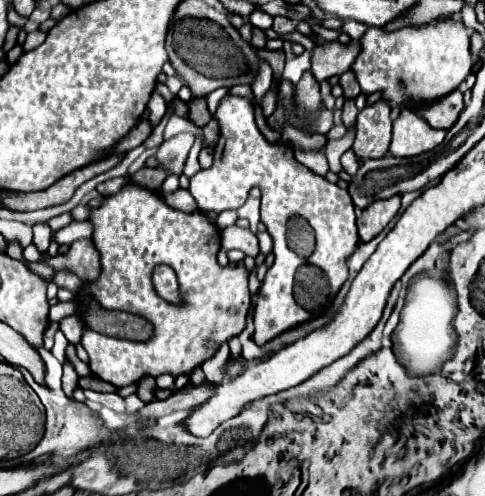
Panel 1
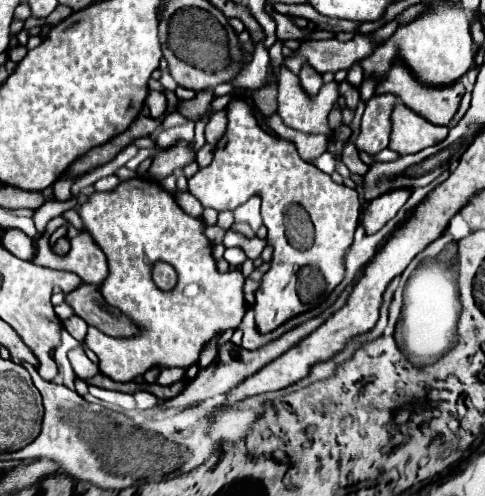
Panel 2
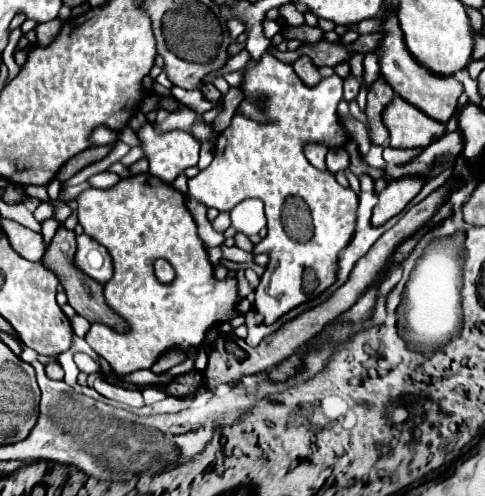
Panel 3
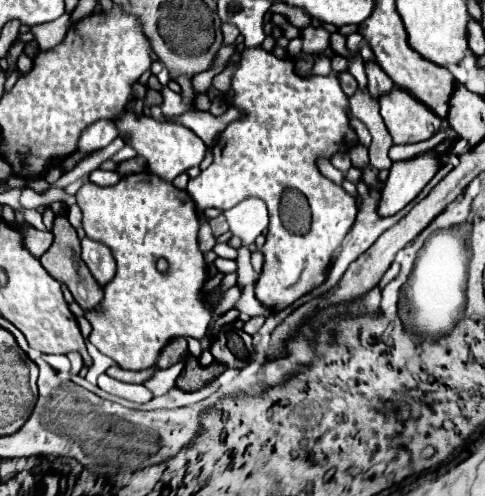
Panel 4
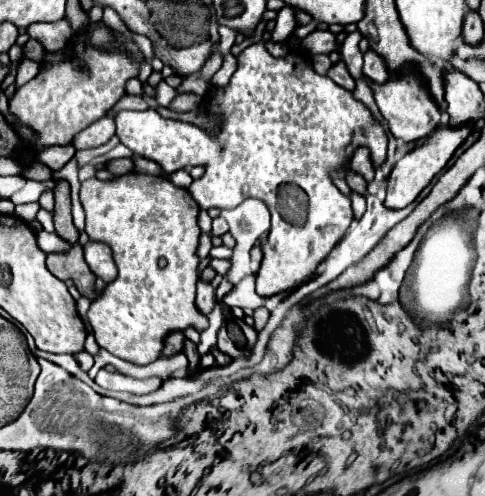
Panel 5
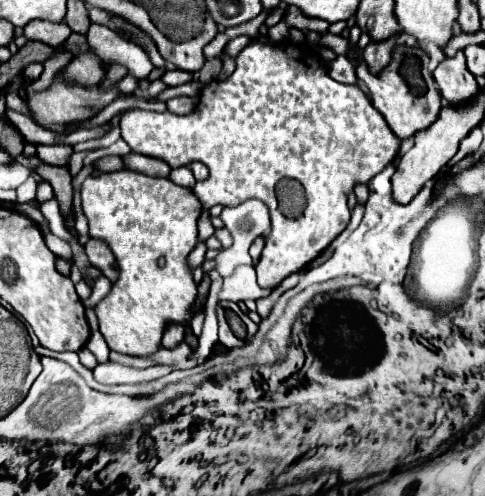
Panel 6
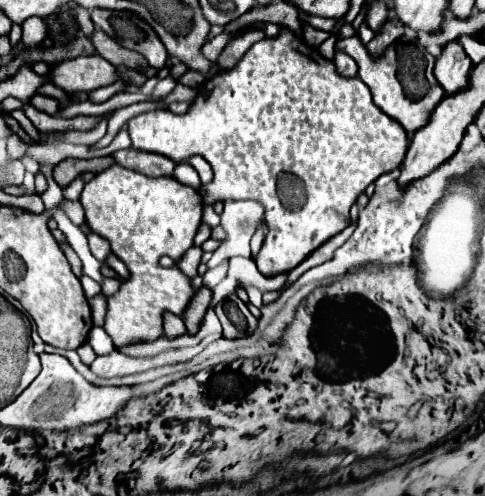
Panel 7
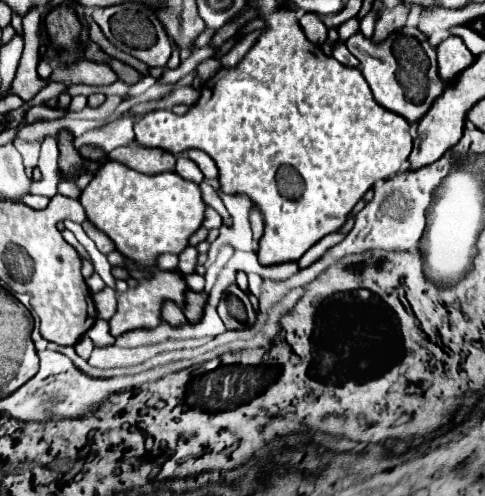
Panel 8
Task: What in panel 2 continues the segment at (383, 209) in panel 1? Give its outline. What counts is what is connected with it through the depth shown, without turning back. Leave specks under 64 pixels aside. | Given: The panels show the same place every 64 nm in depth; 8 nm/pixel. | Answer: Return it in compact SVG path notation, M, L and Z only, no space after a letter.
M388 192L388 196L380 196L372 200L372 204L368 204L360 216L360 224L364 232L376 234L388 220L392 220L398 214L398 210L404 206L408 196L410 192Z

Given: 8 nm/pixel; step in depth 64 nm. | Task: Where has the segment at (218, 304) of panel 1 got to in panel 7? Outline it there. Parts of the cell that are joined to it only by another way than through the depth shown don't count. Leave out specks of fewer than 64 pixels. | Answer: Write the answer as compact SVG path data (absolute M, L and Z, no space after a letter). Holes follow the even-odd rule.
M114 164L84 184L80 204L86 212L90 230L110 242L112 252L130 272L130 278L120 284L118 292L106 298L106 334L112 338L114 348L154 342L162 336L164 312L182 316L194 296L194 286L178 268L178 260L194 244L196 230L202 222L204 204L200 194L172 176L148 178ZM162 256L170 256L174 264L170 268L160 268L158 260Z

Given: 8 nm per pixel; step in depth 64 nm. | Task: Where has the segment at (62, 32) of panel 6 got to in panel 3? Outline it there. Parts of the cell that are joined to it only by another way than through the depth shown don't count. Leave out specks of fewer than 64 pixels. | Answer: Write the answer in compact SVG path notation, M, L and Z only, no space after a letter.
M52 20L52 22L44 22L44 24L38 24L36 26L37 42L40 46L46 46L54 40L54 36L60 32L60 26L62 22L60 20Z

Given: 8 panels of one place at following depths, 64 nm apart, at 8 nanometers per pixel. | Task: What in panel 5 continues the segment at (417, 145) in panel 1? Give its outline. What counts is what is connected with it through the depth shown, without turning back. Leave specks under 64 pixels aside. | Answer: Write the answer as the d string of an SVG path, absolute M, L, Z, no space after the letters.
M406 72L402 76L392 76L388 80L388 84L382 84L382 86L372 84L370 80L366 80L366 82L372 86L376 104L396 140L404 140L404 142L424 140L428 134L432 134L440 126L440 110L436 108L436 102L432 100L432 96L428 96L424 84L420 82L420 78L414 72Z

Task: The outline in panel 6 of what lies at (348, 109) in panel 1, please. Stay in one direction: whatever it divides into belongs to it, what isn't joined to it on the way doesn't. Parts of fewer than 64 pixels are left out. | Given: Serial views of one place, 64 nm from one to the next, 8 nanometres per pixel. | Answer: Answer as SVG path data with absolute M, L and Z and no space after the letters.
M338 56L338 58L330 64L328 74L330 74L336 82L342 82L342 84L356 84L354 64L352 64L346 56Z

